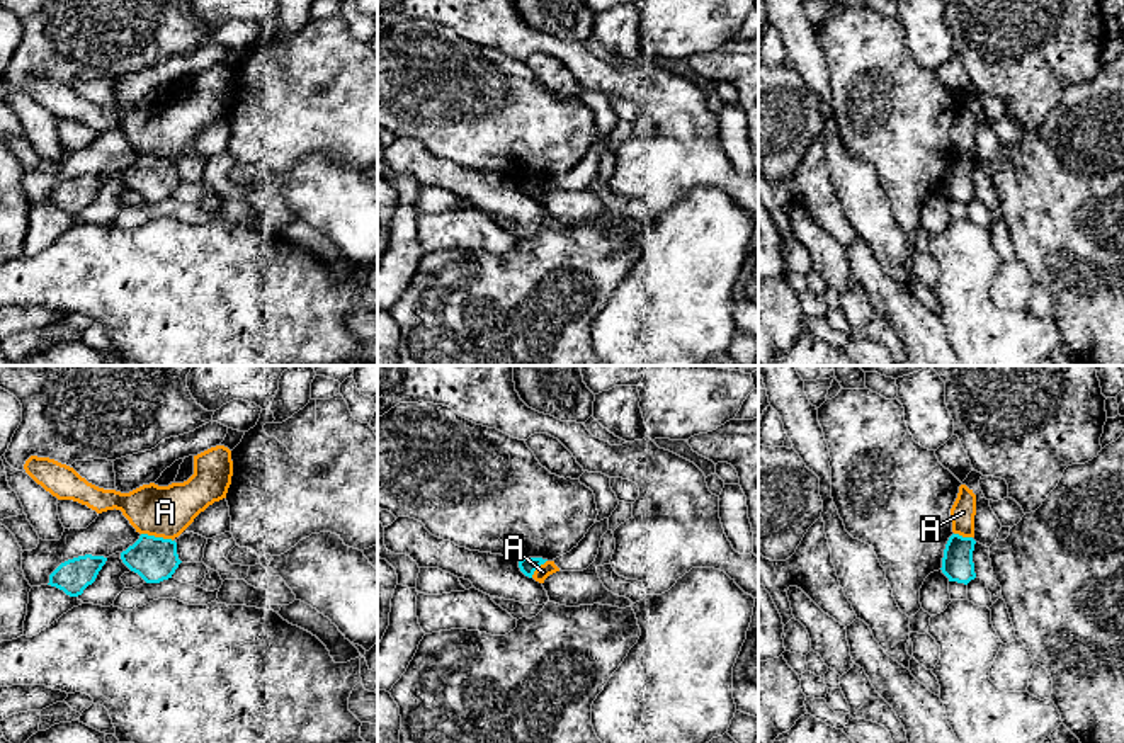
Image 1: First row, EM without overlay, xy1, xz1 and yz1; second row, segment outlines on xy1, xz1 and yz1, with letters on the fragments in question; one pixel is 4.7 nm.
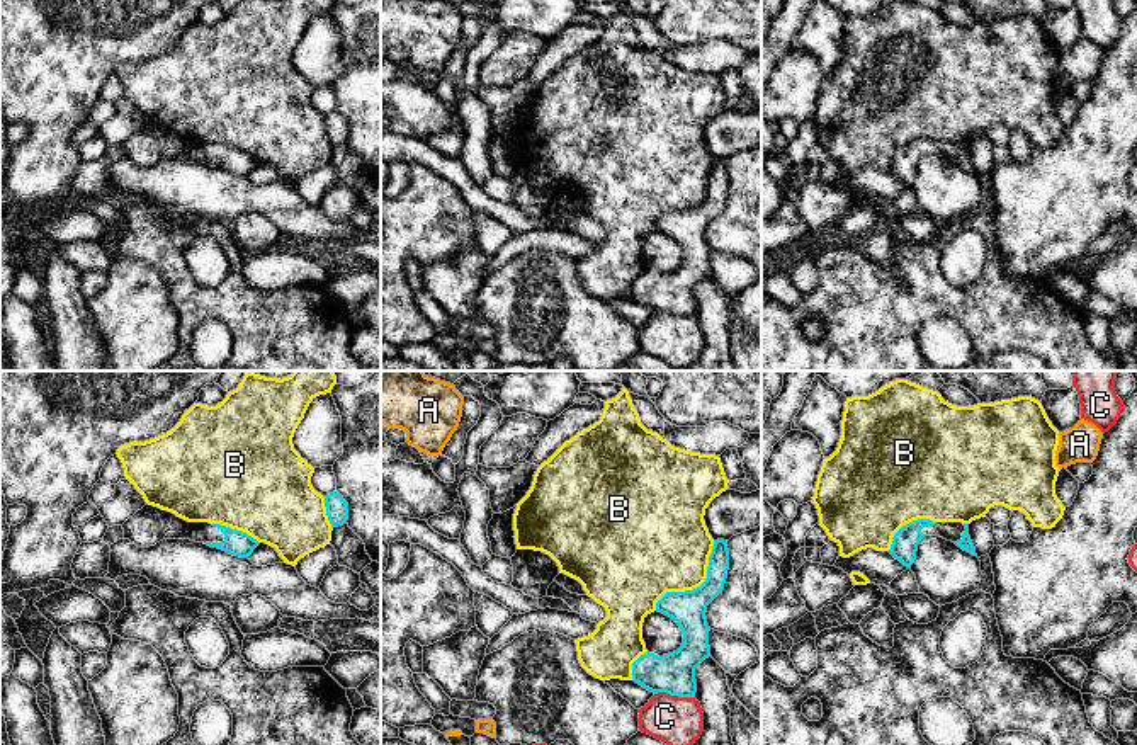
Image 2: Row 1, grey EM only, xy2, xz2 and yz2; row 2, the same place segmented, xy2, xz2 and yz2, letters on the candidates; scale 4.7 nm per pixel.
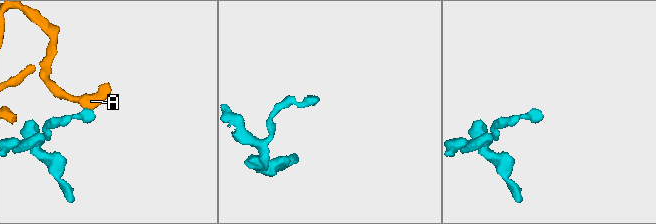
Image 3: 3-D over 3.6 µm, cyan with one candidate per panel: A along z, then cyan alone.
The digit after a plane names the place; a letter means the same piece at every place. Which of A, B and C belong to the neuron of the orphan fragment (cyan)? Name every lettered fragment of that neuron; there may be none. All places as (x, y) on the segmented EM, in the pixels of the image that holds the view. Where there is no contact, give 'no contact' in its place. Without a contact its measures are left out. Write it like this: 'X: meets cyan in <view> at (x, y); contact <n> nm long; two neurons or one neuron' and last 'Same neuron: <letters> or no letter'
A: meets cyan in xy1 at (157, 538); contact 160 nm long; two neurons
B: meets cyan in xz2 at (697, 587); contact 440 nm long; two neurons
C: meets cyan in xz2 at (675, 694); contact 190 nm long; two neurons
Same neuron: no letter

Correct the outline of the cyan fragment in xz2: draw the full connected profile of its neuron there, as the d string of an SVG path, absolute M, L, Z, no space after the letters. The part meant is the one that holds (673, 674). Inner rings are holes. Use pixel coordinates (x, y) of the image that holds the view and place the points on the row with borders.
M714 541L705 582L685 592L666 592L656 611L671 617L683 633L682 646L668 655L644 653L632 663L632 680L658 694L695 697L695 668L710 657L707 606L722 592L729 570L727 541Z

